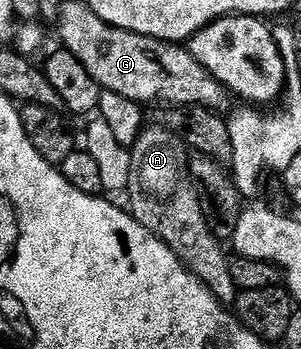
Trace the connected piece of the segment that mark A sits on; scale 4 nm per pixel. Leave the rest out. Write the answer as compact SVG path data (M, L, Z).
M166 127L160 129L144 128L136 143L130 149L132 171L125 190L126 196L131 196L129 212L143 229L148 229L154 237L159 237L175 252L177 259L192 273L205 288L213 294L224 307L234 306L237 290L233 277L229 275L229 253L214 235L211 234L203 208L201 207L201 193L191 175L192 162L187 161L189 150L187 145L176 133Z

